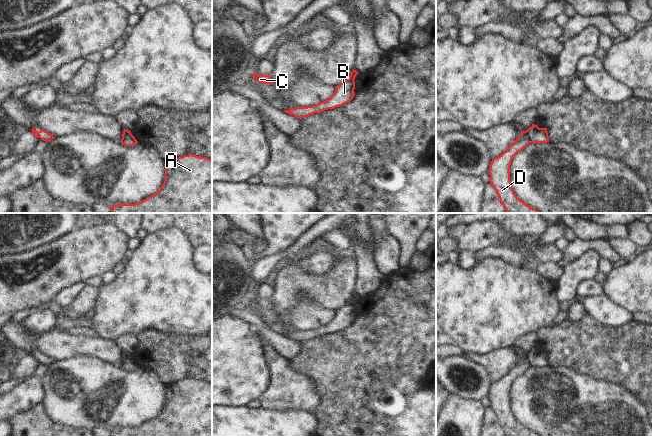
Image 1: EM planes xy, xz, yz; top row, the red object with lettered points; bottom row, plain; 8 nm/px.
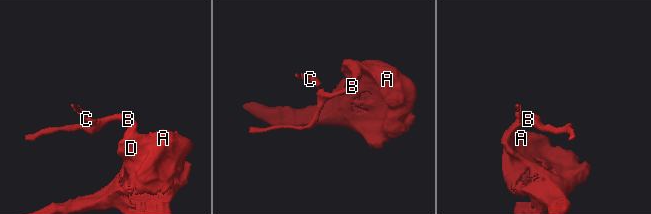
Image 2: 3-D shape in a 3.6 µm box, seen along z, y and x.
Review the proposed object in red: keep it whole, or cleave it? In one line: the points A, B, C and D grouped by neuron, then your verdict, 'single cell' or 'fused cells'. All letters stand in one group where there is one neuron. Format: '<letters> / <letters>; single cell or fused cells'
A D / B C; fused cells

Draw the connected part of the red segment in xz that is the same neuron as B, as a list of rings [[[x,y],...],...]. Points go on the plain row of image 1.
[[[347,303],[335,311],[334,318],[327,324],[316,329],[307,331],[299,330],[290,334],[285,334],[284,336],[302,343],[314,337],[321,337],[328,333],[334,333],[350,326],[355,320],[354,313],[355,305]]]

